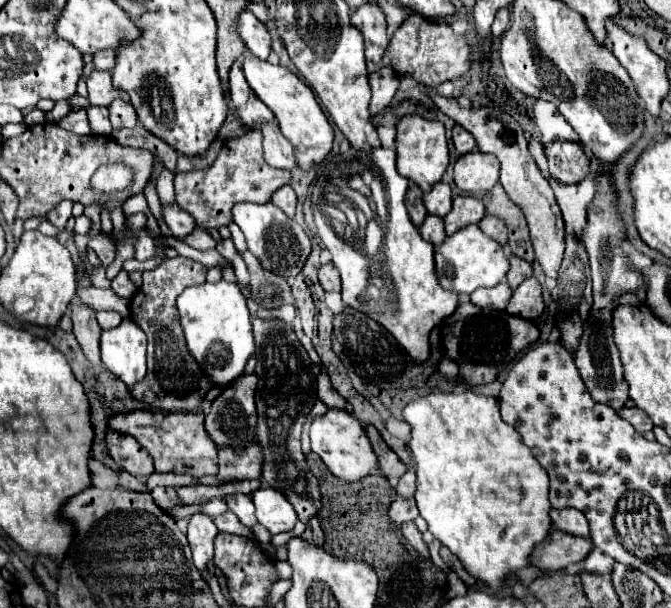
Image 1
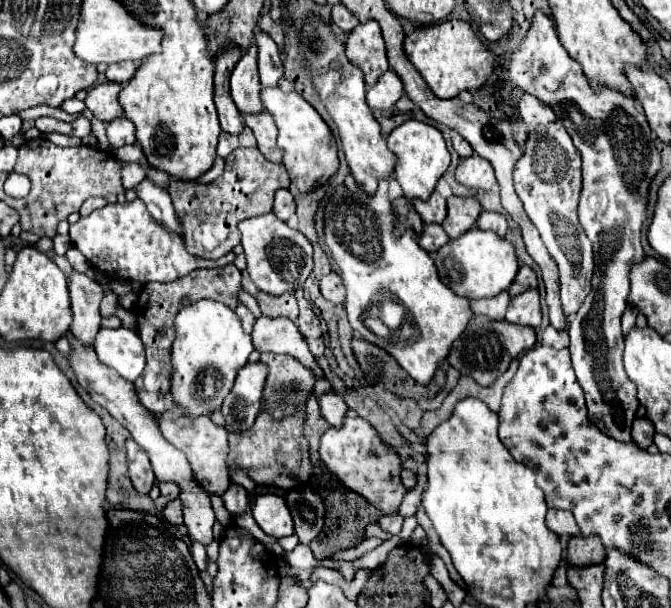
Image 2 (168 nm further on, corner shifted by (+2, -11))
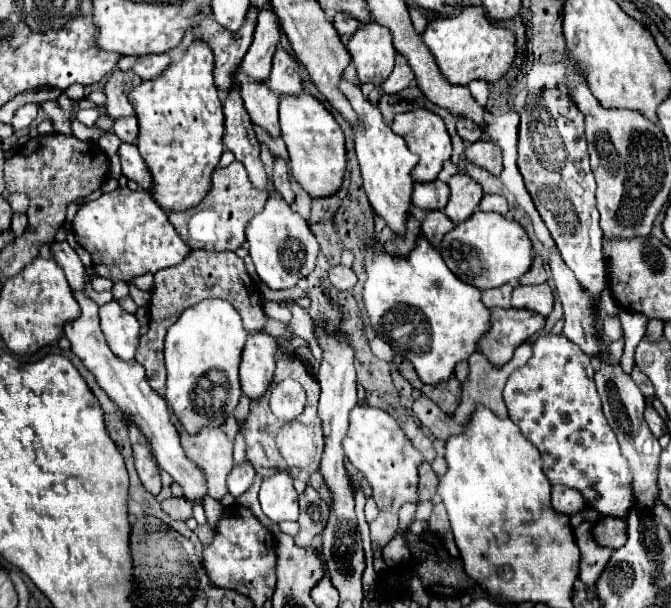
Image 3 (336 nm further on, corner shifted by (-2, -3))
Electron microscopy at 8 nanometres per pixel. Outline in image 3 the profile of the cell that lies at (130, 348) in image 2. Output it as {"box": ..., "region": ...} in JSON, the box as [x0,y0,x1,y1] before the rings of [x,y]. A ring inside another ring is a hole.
{"box":[100,301,140,361],"region":[[[116,301],[100,307],[102,333],[108,347],[122,361],[132,361],[140,345],[140,323],[132,313],[120,309]]]}

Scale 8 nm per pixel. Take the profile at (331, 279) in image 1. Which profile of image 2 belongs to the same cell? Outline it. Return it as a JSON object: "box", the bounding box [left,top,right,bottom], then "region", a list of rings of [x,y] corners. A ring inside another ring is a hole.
{"box":[320,273,346,303],"region":[[[328,273],[326,277],[322,277],[322,281],[320,281],[320,289],[322,289],[322,295],[324,295],[324,299],[328,299],[328,301],[332,301],[332,303],[344,303],[344,299],[346,299],[346,289],[344,289],[344,283],[342,283],[342,279],[340,279],[340,275],[338,273]]]}

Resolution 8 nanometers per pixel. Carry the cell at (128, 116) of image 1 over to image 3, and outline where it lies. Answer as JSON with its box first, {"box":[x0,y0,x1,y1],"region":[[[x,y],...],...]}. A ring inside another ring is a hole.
{"box":[112,117,138,143],"region":[[[120,117],[114,121],[112,131],[120,137],[124,143],[136,143],[138,137],[138,119],[136,117]]]}

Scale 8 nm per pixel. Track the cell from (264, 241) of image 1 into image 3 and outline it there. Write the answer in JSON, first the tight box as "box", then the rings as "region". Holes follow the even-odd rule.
{"box":[246,189,318,289],"region":[[[272,189],[270,199],[266,201],[266,207],[254,215],[246,228],[246,239],[250,243],[250,257],[256,265],[258,277],[270,287],[270,289],[288,289],[294,287],[300,279],[308,277],[316,267],[318,257],[318,241],[312,235],[306,219],[302,219],[298,213],[290,209],[288,203]]]}

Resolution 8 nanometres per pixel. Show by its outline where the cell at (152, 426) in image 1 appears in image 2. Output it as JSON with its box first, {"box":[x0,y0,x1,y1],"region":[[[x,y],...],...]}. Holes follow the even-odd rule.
{"box":[160,417,230,495],"region":[[[178,417],[172,421],[160,419],[160,431],[166,441],[170,441],[174,447],[186,453],[196,479],[204,485],[204,489],[212,495],[222,495],[228,485],[230,485],[230,475],[228,475],[228,431],[224,427],[218,427],[212,423],[210,417],[198,417],[198,419],[188,419],[188,417]]]}

